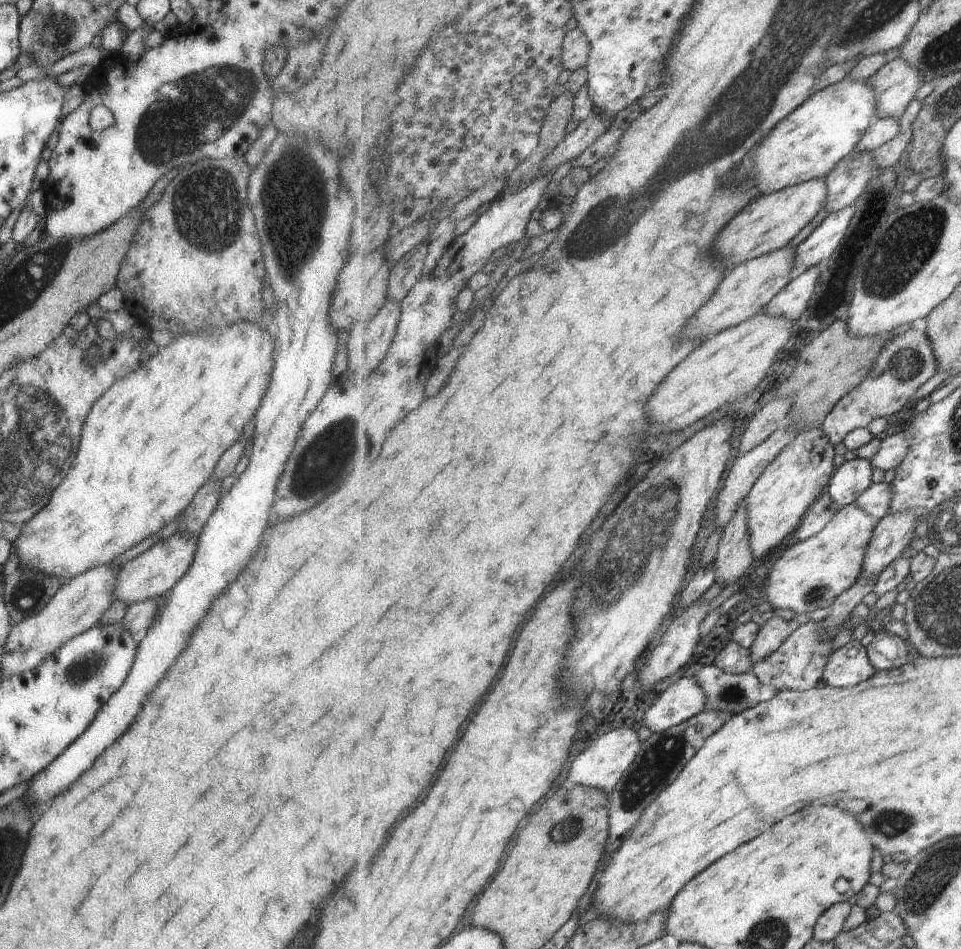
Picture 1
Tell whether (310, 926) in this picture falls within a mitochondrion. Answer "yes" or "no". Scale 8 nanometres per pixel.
no

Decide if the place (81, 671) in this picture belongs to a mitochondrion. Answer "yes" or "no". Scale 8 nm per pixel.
yes

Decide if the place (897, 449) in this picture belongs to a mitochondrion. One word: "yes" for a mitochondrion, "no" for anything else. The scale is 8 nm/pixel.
no

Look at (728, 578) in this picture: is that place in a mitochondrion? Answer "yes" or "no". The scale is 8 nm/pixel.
no

